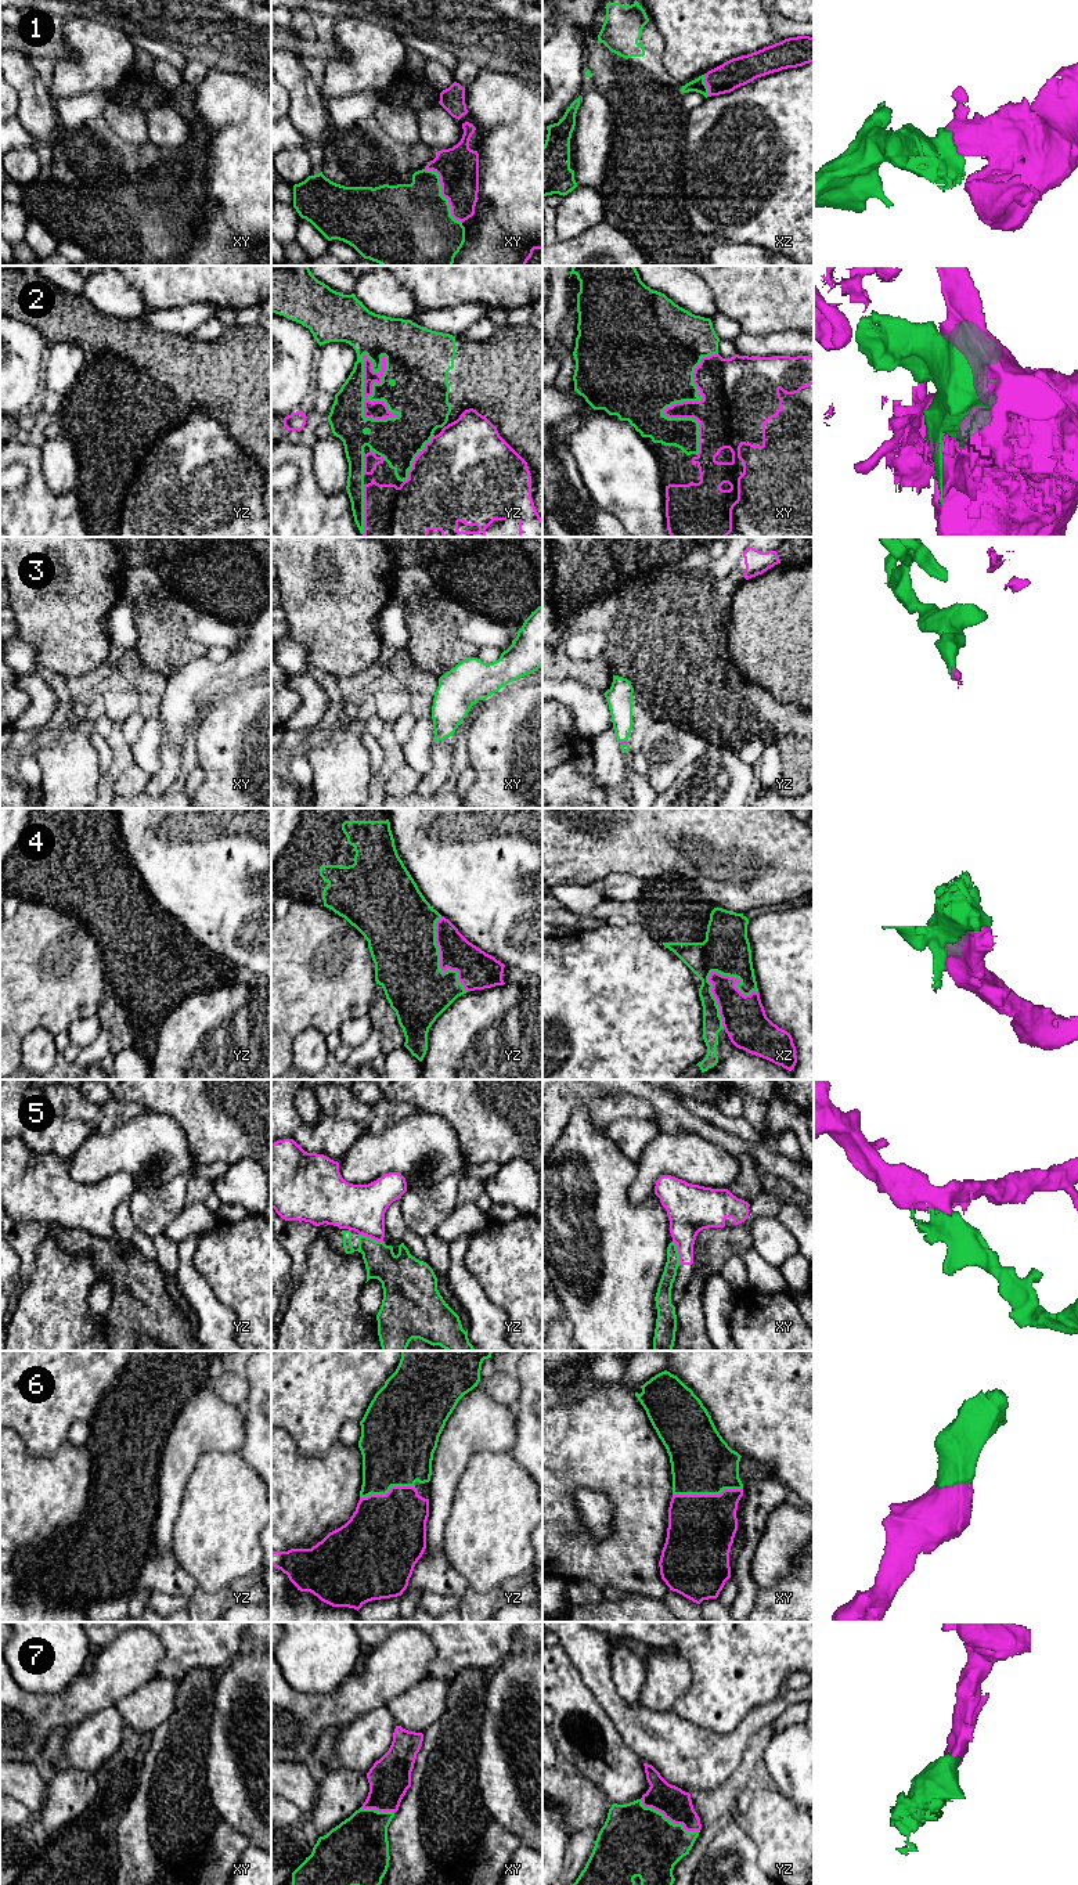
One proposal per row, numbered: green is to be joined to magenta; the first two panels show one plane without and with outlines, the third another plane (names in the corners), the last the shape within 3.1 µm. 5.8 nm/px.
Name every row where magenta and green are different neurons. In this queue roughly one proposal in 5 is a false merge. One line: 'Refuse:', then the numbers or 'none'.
Refuse: 2, 5

